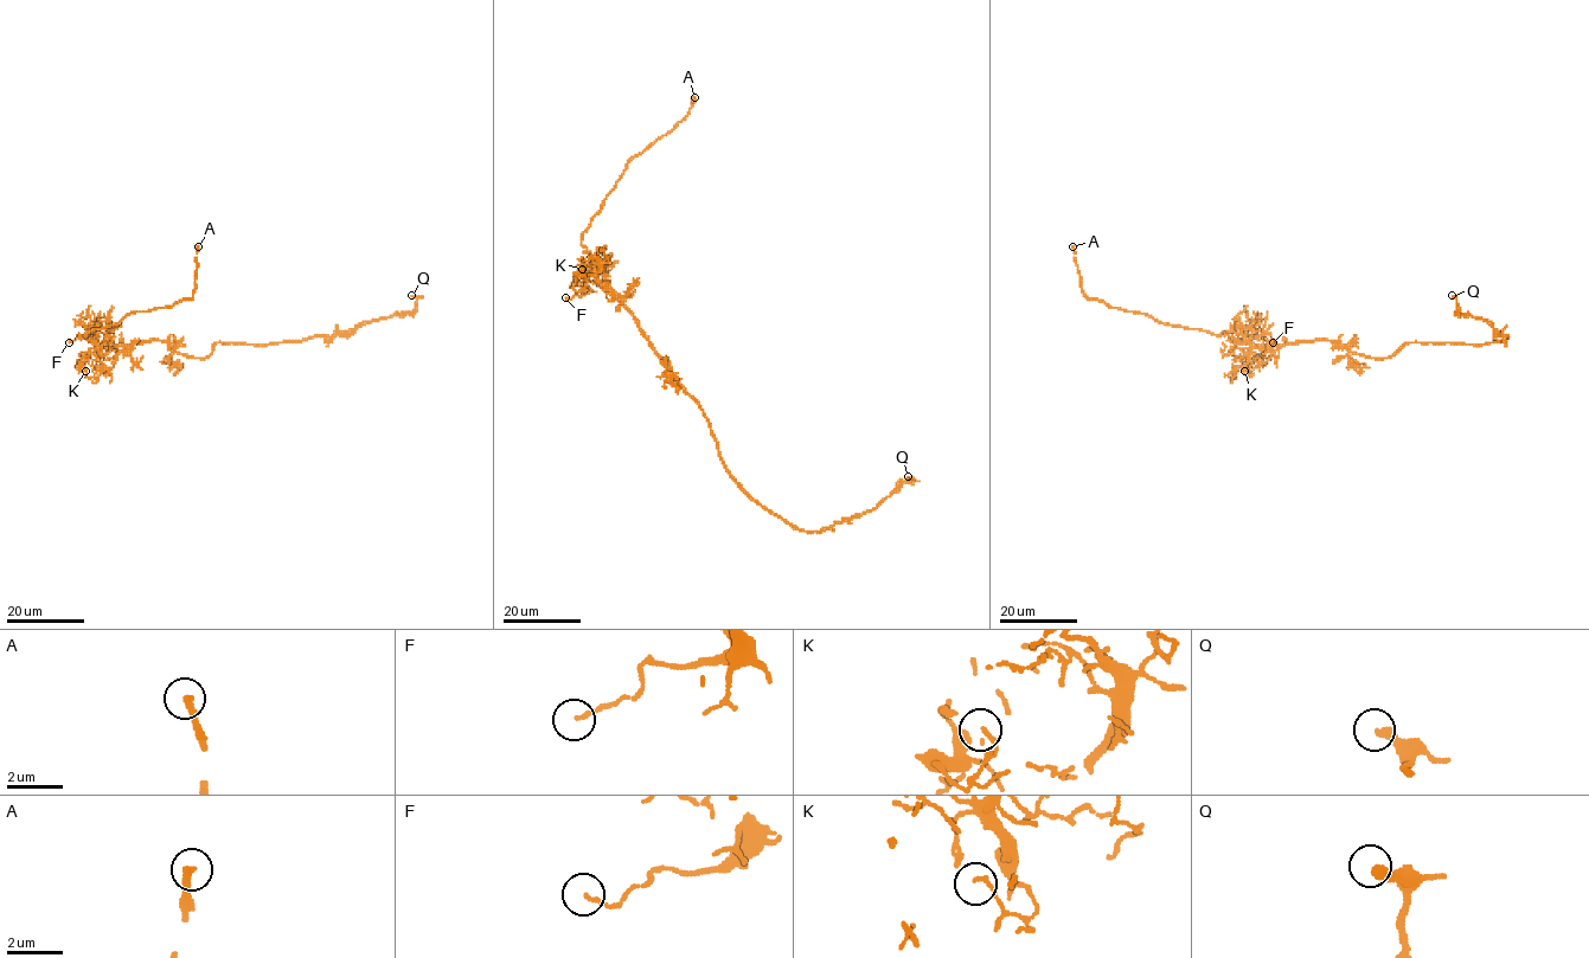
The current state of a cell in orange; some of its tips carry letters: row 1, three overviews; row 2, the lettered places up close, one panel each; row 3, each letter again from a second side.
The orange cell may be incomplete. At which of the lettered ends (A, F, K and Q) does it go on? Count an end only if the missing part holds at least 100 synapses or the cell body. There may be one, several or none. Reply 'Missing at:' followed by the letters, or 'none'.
Missing at: A

